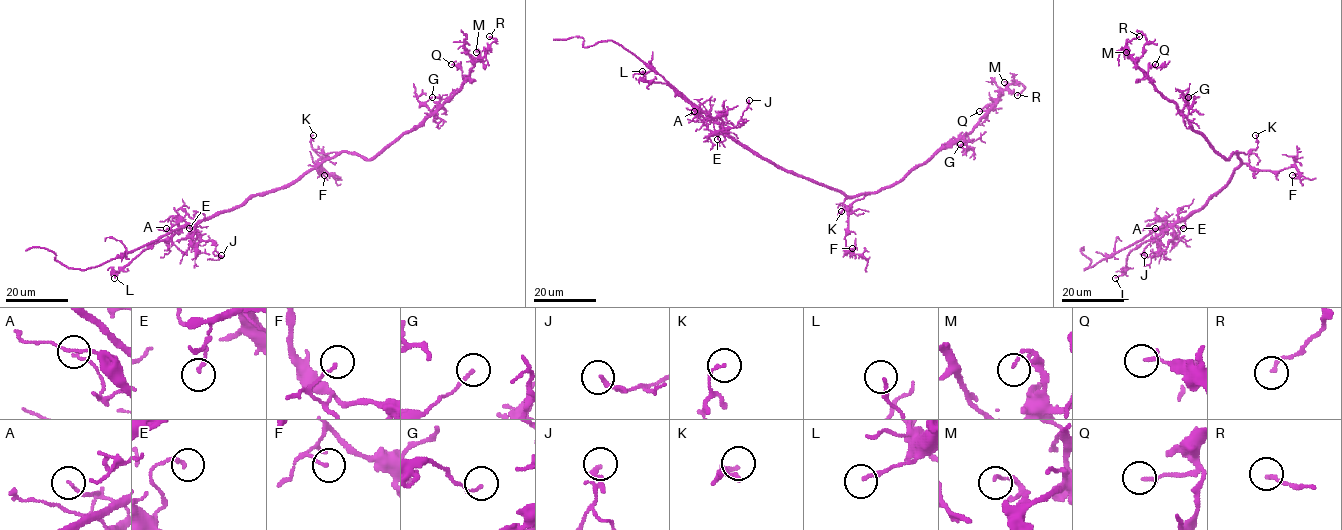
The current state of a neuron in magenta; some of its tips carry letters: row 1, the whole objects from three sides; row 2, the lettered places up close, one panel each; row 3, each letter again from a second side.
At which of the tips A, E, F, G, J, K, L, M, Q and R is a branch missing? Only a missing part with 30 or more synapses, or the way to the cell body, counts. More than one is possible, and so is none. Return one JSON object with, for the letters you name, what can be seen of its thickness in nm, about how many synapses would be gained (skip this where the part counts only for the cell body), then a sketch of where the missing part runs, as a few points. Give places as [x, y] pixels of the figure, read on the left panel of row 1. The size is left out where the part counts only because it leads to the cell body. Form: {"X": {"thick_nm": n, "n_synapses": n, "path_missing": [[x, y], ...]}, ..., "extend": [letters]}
{"extend": []}

